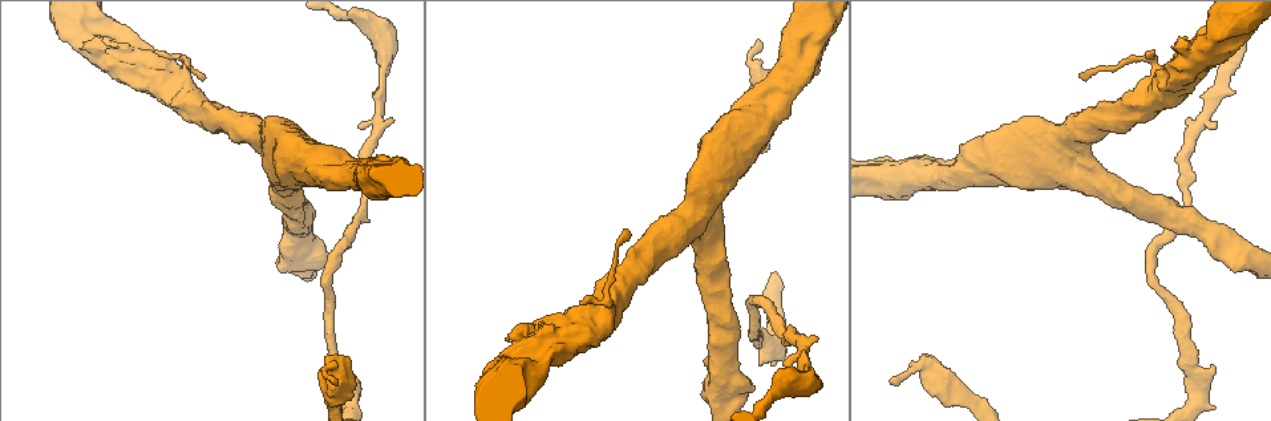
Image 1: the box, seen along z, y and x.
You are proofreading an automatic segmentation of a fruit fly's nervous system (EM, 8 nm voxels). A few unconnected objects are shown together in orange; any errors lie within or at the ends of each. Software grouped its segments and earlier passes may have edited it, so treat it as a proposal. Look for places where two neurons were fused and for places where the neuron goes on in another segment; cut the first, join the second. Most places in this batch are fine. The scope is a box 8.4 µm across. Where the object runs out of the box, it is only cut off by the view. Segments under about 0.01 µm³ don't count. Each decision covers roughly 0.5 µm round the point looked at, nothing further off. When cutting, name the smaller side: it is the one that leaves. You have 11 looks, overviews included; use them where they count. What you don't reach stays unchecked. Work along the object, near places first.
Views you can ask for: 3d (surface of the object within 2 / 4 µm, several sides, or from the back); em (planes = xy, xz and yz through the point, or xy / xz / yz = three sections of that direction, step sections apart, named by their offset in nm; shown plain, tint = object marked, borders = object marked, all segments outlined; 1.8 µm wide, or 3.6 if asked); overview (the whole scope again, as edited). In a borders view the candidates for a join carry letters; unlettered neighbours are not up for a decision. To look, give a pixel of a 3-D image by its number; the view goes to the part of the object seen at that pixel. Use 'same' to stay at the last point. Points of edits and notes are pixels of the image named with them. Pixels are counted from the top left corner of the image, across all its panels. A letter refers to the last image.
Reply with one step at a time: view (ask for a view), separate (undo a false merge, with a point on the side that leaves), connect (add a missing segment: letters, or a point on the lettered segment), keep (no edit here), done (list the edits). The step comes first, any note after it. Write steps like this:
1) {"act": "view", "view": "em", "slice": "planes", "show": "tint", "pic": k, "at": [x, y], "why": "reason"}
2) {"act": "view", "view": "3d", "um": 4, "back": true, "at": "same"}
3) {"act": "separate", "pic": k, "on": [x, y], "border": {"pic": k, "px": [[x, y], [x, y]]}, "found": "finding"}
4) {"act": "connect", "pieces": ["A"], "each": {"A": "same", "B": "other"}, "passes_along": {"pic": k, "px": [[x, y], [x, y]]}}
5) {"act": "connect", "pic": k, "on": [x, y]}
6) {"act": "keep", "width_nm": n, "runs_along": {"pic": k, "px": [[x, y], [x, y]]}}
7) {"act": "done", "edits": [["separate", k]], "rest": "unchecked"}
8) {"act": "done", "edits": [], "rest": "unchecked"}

{"act": "view", "view": "3d", "um": 4, "pic": 1, "at": [1043, 163]}

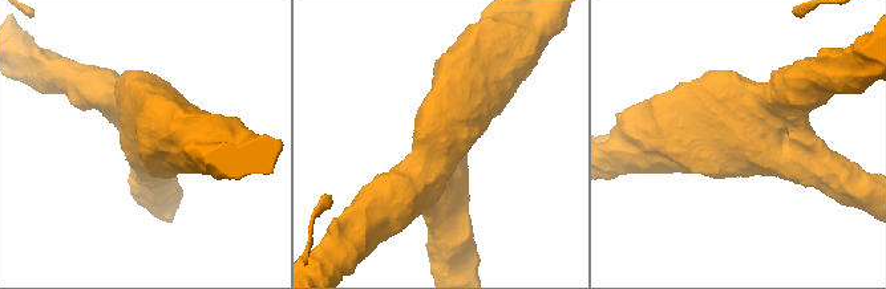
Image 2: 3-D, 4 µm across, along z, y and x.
{"act": "view", "view": "em", "um": 3.6, "slice": "yz", "step": 16, "show": "tint", "pic": 2, "at": [740, 139]}

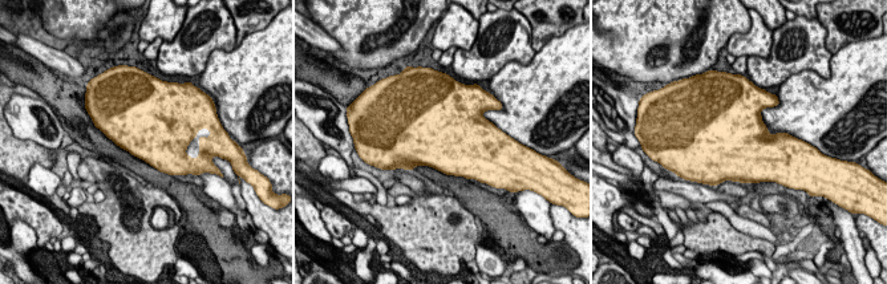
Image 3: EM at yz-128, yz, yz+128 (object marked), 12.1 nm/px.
{"act": "view", "view": "em", "um": 3.6, "slice": "yz", "step": 16, "show": "borders", "at": "same"}

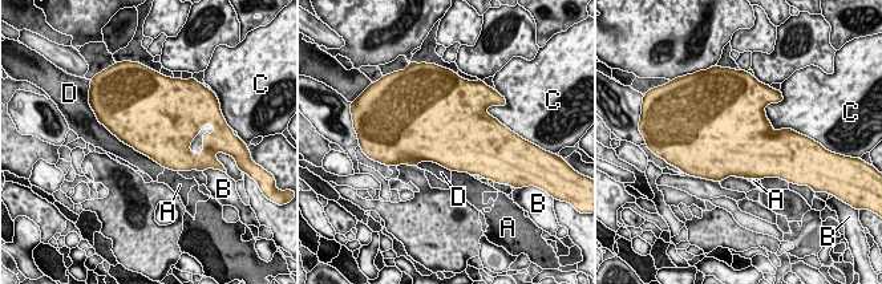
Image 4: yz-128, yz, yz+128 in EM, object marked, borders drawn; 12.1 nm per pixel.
{"act": "keep", "each": {"A": "other", "B": "other", "C": "other", "D": "other"}, "border": {"pic": 4, "px": [[106, 128], [121, 141], [165, 167]]}, "found": "continuous, no second neuron"}

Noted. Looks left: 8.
{"act": "view", "view": "3d", "um": 4, "pic": 1, "at": [627, 228], "why": "thin end"}

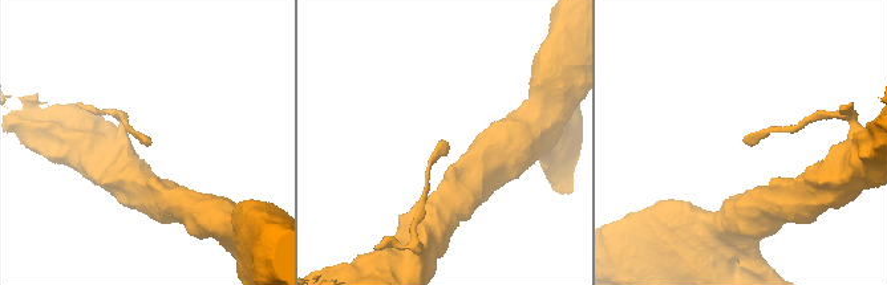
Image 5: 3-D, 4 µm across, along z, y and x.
{"act": "view", "view": "em", "slice": "planes", "show": "plain", "pic": 5, "at": [742, 141], "why": "need the tissue"}

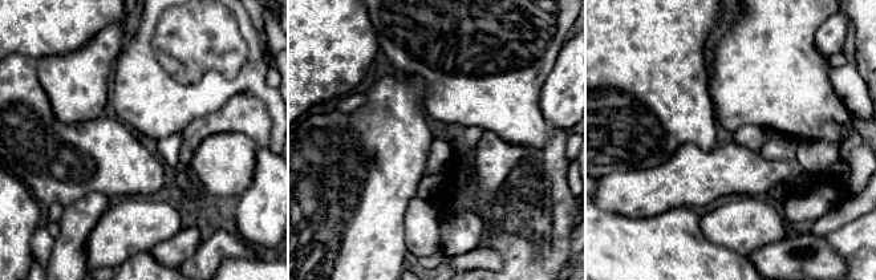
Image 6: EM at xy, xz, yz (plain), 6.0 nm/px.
{"act": "view", "view": "em", "slice": "planes", "show": "borders", "at": "same", "why": "what lies round it"}

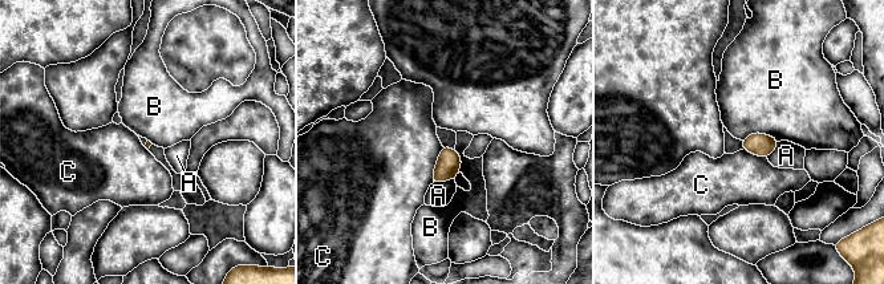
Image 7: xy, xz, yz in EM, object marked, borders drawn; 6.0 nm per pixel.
{"act": "keep", "each": {"A": "other", "B": "other", "C": "other"}, "border": {"pic": 7, "px": [[442, 146], [430, 183]]}, "found": "no lettered segment goes on from it"}

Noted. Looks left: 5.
{"act": "view", "view": "em", "slice": "planes", "show": "borders", "pic": 1, "at": [1151, 50], "why": "tapers out"}

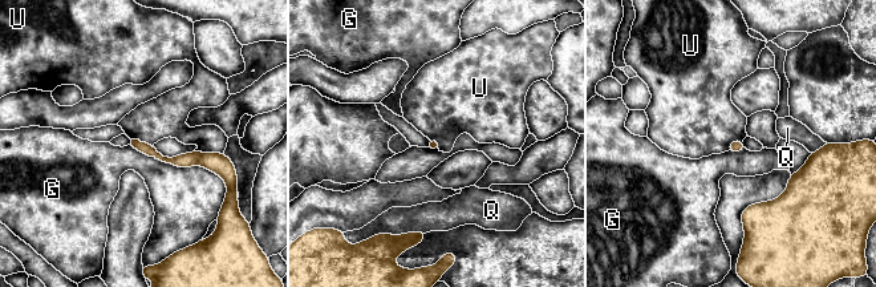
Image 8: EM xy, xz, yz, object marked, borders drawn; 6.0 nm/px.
{"act": "keep", "width_nm": 70, "each": {"G": "other", "Q": "other", "U": "other"}, "border": {"pic": 8, "px": [[194, 150], [223, 153]]}, "found": "none of them fits"}

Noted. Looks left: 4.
{"act": "view", "view": "3d", "um": 4, "pic": 1, "at": [359, 126], "why": "an open end"}

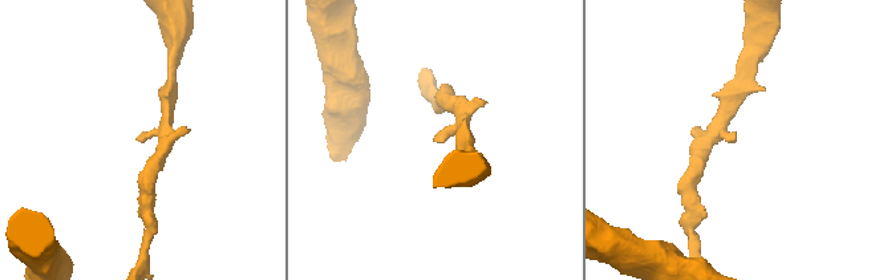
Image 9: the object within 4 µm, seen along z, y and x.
{"act": "view", "view": "em", "slice": "yz", "step": 8, "show": "plain", "pic": 9, "at": [735, 142], "arm_widths_nm": [190, 190], "why": "now the EM"}

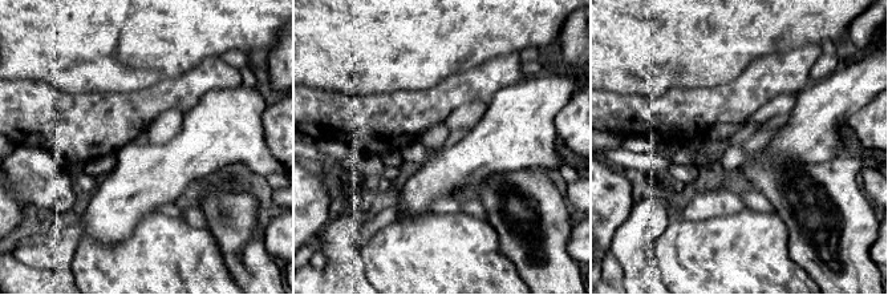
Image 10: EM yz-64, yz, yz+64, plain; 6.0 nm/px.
{"act": "view", "view": "em", "slice": "yz", "step": 8, "show": "borders", "at": "same"}

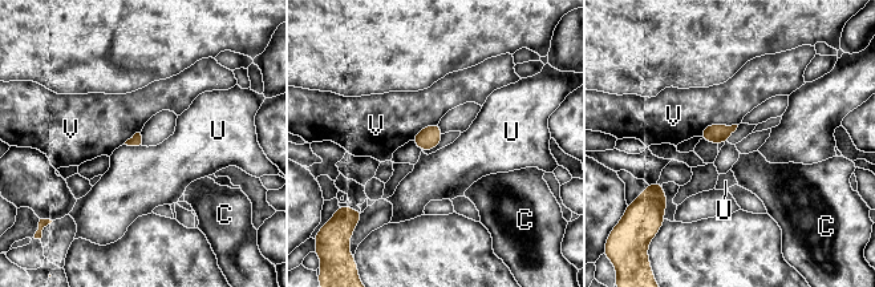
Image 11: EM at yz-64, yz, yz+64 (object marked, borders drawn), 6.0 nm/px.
{"act": "keep", "each": {"C": "other", "U": "other", "V": "other"}, "border": {"pic": 11, "px": [[125, 144], [141, 145]]}, "found": "none of them fits"}

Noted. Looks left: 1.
{"act": "done", "edits": [], "rest": "unchecked"}

